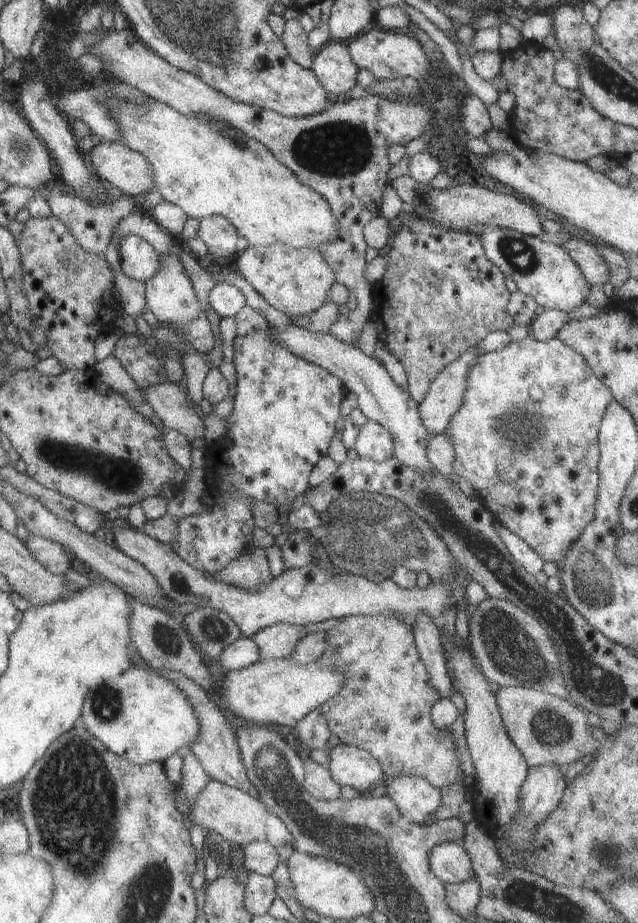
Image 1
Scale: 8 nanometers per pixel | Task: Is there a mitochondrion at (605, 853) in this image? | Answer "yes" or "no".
yes

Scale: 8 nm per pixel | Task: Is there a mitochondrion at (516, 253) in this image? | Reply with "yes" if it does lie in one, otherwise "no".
yes

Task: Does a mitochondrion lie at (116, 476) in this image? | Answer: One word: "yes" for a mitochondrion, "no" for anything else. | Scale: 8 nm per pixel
yes

